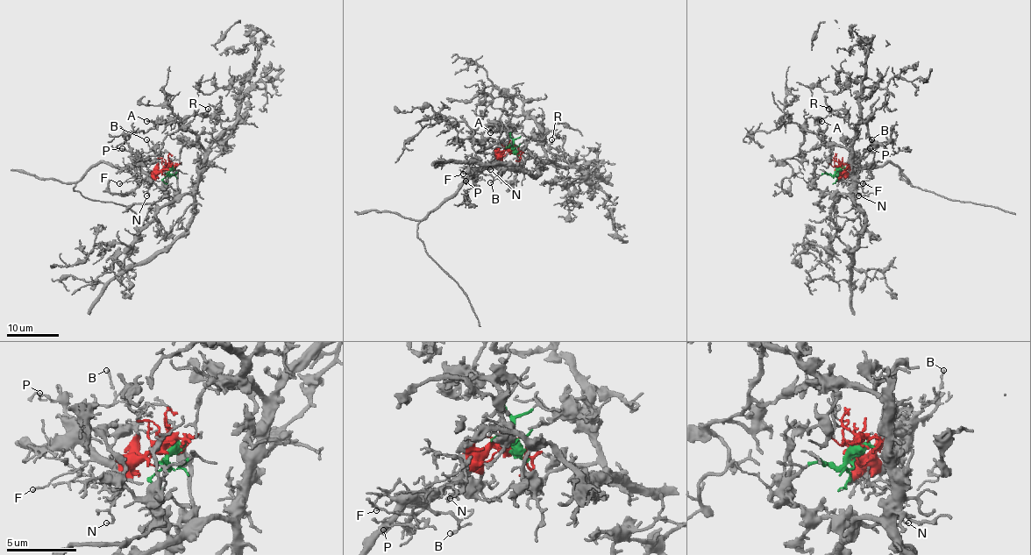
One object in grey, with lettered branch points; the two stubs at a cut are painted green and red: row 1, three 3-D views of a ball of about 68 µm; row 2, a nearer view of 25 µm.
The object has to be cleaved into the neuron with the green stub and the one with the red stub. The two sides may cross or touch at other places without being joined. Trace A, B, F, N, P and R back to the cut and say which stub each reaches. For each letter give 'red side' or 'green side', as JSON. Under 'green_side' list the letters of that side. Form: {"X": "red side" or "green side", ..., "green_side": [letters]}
{"A": "green side", "B": "red side", "F": "red side", "N": "red side", "P": "red side", "R": "green side", "green_side": ["A", "R"]}

